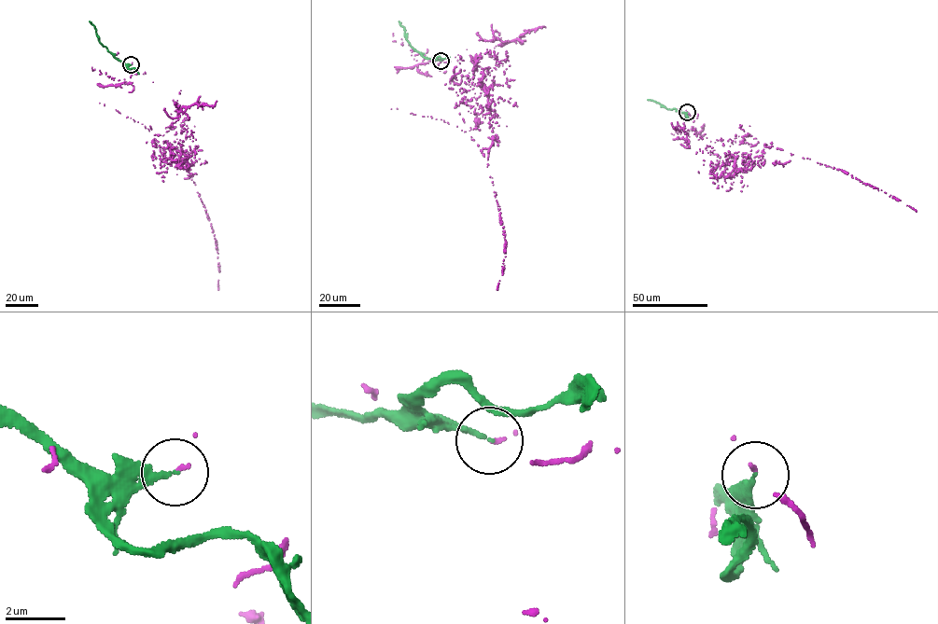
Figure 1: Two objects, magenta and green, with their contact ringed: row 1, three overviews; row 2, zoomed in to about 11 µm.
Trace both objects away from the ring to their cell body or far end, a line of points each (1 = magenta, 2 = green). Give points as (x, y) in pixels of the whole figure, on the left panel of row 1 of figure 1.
1: (131, 64), (132, 82), (99, 85), (99, 103), (157, 134), (181, 125), (180, 161), (216, 242), (218, 290)
2: (131, 64), (118, 61), (101, 44), (89, 20)

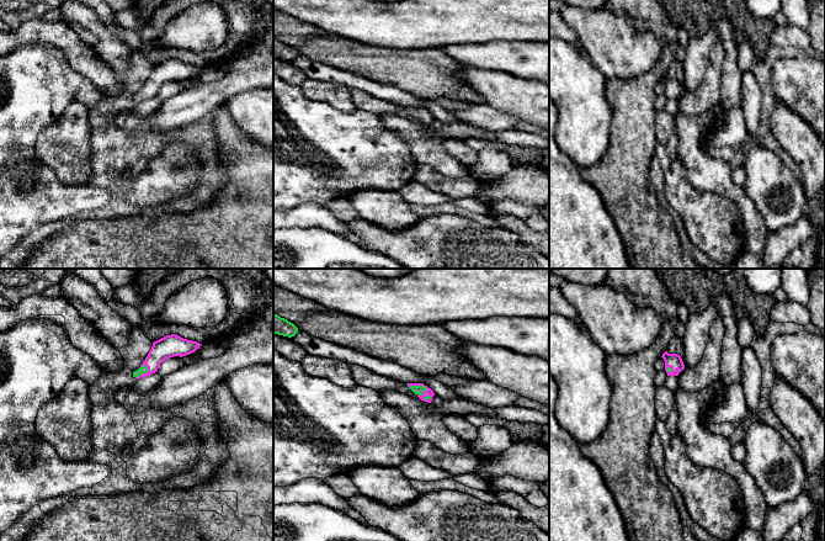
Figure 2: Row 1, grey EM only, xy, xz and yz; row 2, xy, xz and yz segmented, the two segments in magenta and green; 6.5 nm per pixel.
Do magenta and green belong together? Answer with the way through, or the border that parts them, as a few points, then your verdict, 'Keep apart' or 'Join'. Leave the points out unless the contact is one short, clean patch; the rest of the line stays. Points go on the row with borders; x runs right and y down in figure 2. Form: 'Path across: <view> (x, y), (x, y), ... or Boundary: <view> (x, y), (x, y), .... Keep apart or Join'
Keep apart

